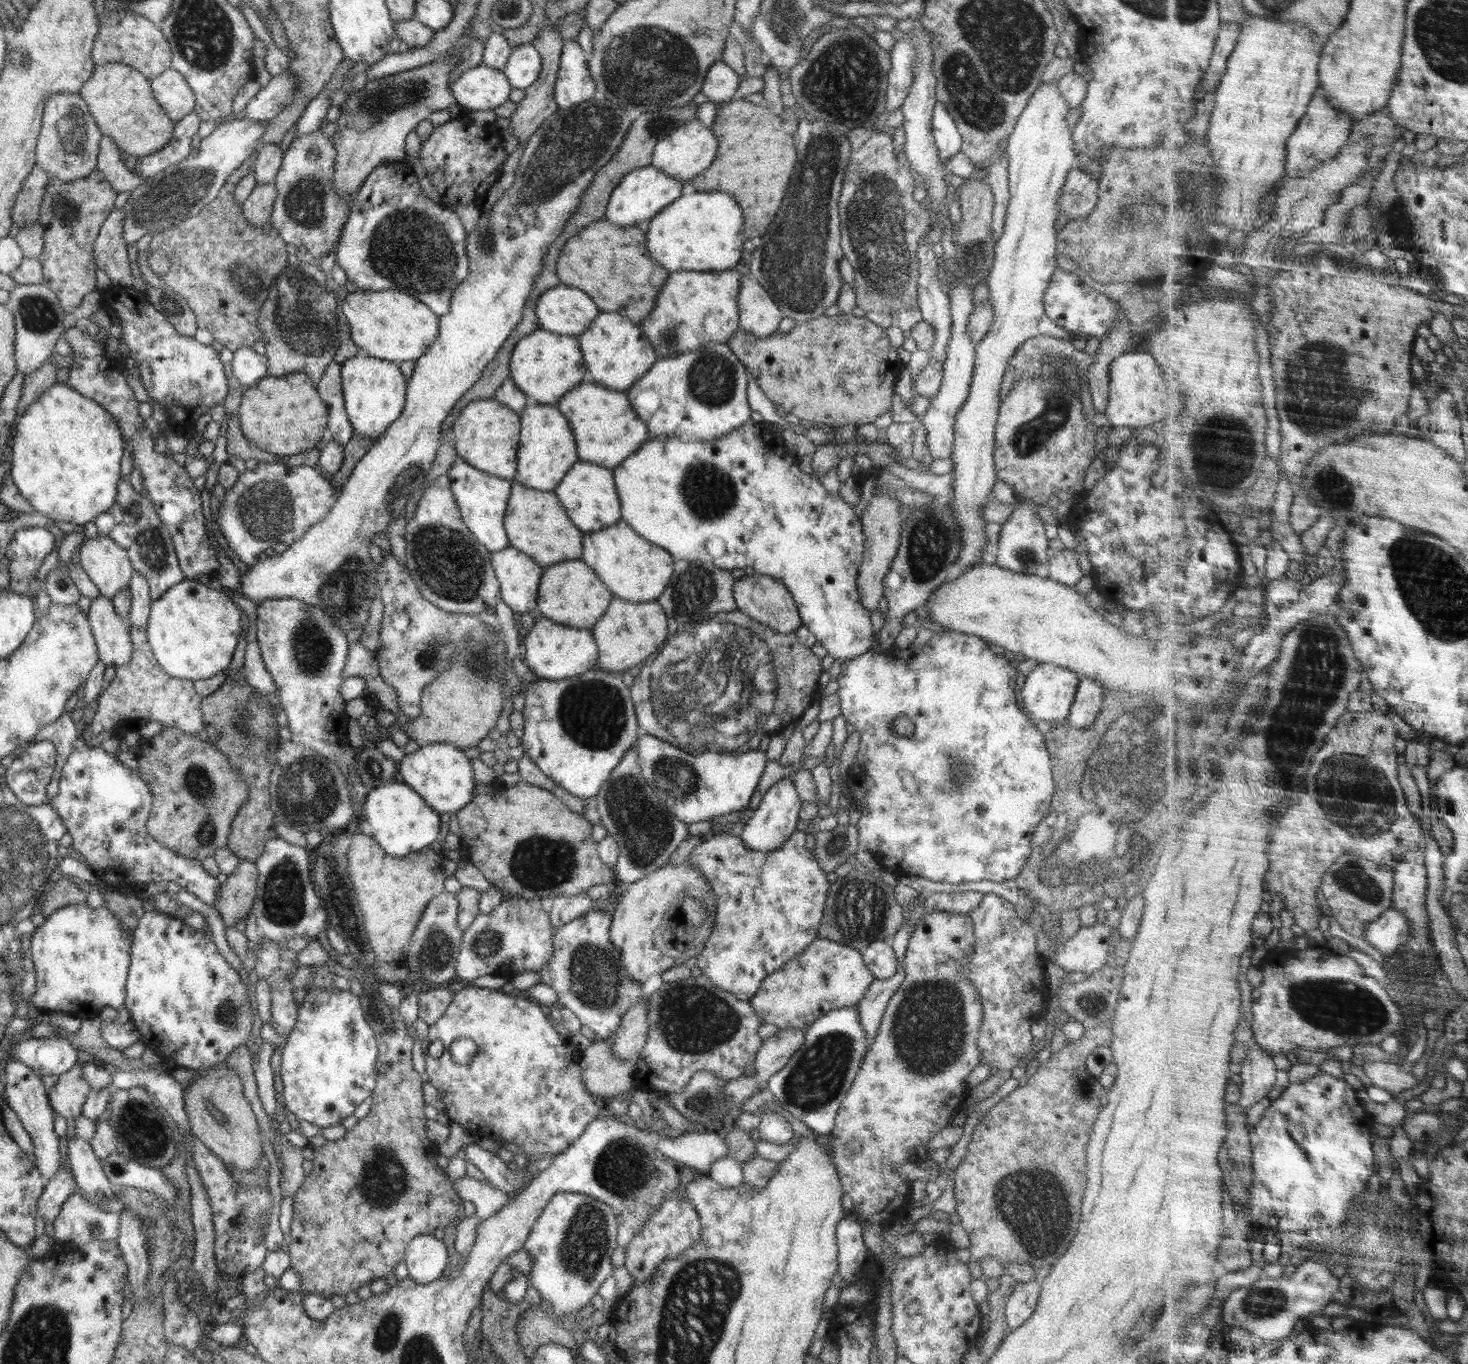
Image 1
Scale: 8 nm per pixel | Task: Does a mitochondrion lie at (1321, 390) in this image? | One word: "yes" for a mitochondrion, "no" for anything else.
yes

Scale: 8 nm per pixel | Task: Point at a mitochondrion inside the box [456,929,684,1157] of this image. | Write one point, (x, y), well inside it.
(596, 982)

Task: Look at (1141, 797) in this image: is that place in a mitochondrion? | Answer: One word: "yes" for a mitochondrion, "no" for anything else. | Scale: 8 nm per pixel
yes

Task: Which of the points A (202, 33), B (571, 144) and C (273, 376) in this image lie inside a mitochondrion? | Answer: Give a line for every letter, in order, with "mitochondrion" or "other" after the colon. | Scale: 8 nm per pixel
A: mitochondrion
B: mitochondrion
C: other

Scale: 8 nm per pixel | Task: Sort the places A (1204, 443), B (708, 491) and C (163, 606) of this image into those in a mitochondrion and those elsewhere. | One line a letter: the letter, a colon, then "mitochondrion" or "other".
A: mitochondrion
B: mitochondrion
C: other

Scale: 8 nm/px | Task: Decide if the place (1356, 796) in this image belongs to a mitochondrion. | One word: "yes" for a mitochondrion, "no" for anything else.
yes

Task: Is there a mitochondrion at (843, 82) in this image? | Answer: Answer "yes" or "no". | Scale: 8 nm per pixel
yes

